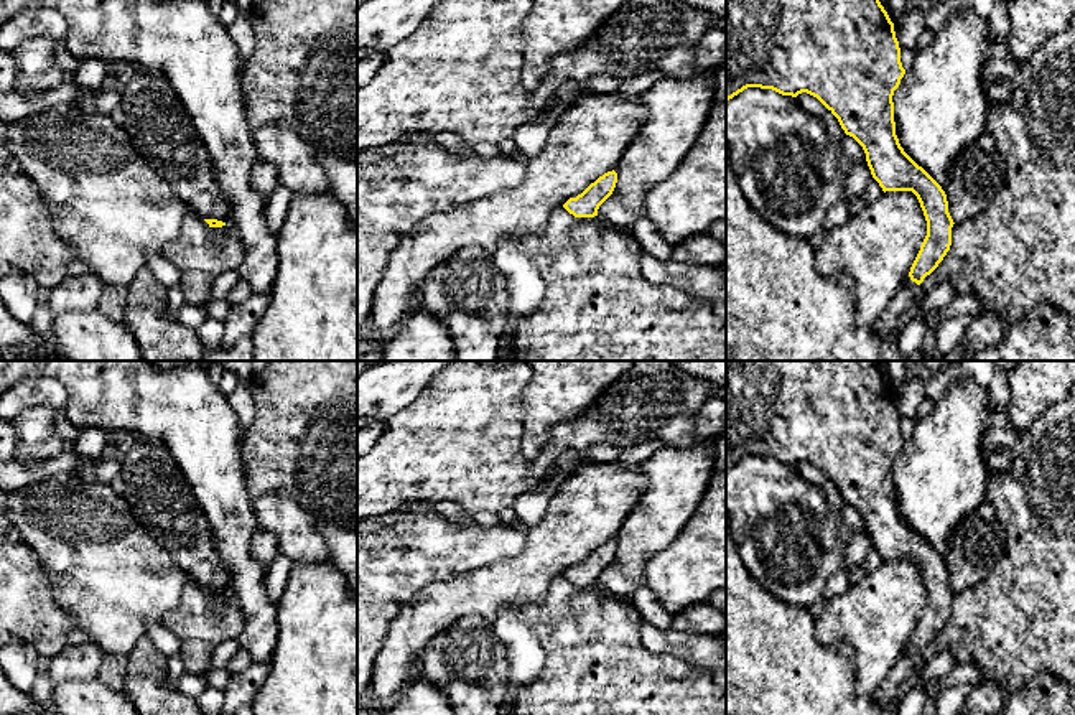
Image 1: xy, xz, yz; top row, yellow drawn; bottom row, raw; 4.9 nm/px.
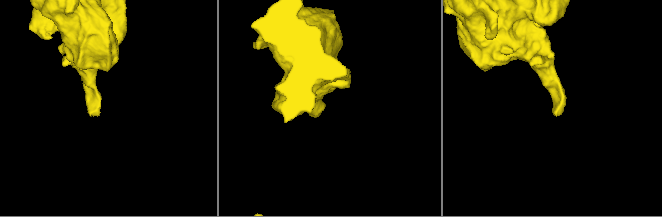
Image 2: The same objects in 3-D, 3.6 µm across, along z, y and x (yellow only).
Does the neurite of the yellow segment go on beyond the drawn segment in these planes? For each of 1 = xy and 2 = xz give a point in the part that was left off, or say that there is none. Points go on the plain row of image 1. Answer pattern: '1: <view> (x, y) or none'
1: none
2: none

